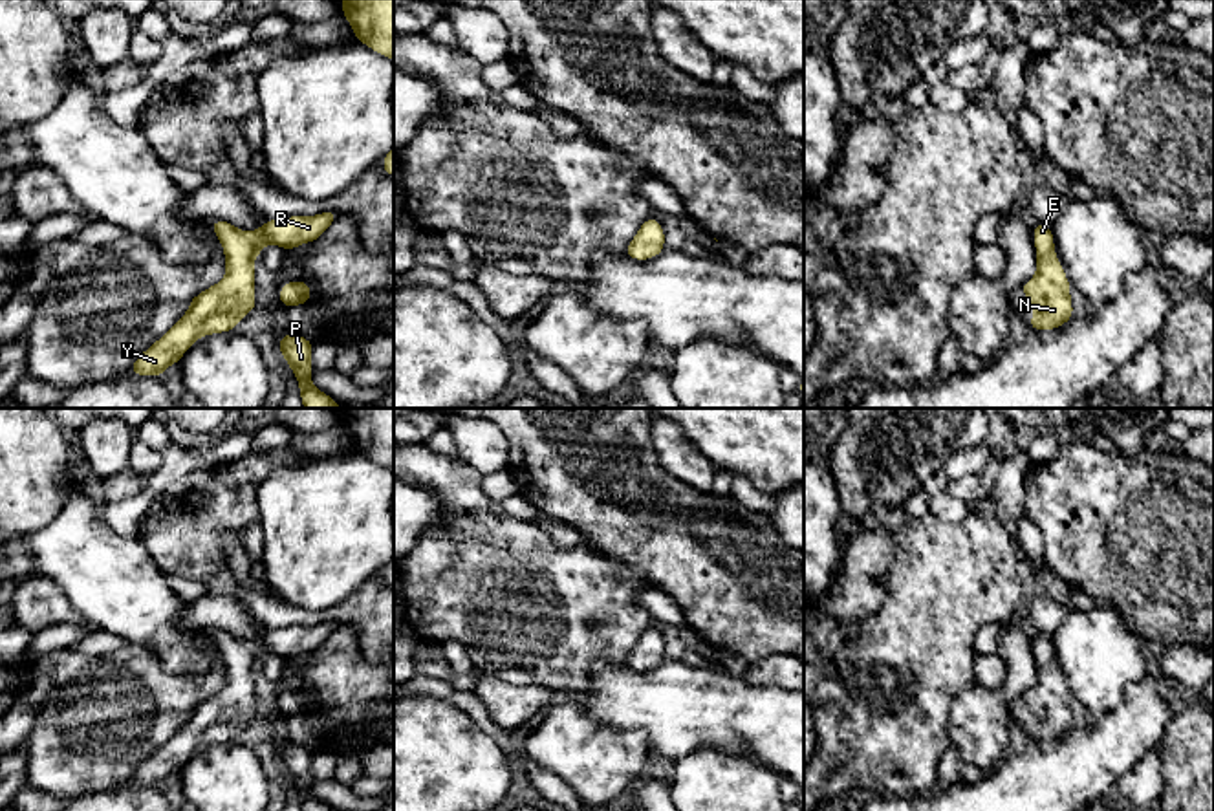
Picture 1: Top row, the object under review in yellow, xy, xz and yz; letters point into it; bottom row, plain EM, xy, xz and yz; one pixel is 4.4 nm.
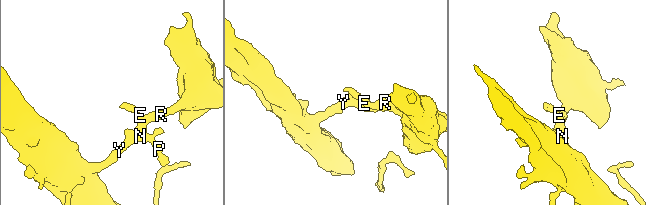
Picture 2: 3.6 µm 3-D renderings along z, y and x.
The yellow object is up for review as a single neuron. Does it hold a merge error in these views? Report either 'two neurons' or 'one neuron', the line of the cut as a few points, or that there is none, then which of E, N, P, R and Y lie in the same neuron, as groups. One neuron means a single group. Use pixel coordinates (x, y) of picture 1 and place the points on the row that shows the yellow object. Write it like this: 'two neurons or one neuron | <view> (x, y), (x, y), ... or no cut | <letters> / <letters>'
one neuron | no cut | E N P R Y

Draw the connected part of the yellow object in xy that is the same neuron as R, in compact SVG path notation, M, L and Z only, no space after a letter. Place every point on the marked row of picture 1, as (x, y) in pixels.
M337 211L317 216L267 220L253 232L214 220L212 232L225 253L225 278L194 298L187 313L132 364L128 373L159 377L203 335L233 331L258 304L255 298L255 258L267 243L284 251L315 242L335 222Z

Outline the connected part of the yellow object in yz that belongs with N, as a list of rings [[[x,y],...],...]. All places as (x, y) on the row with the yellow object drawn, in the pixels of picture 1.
[[[1036,222],[1033,229],[1036,247],[1036,275],[1020,286],[1035,308],[1035,317],[1027,324],[1036,330],[1055,330],[1073,319],[1069,298],[1071,284],[1053,247],[1051,227]]]

